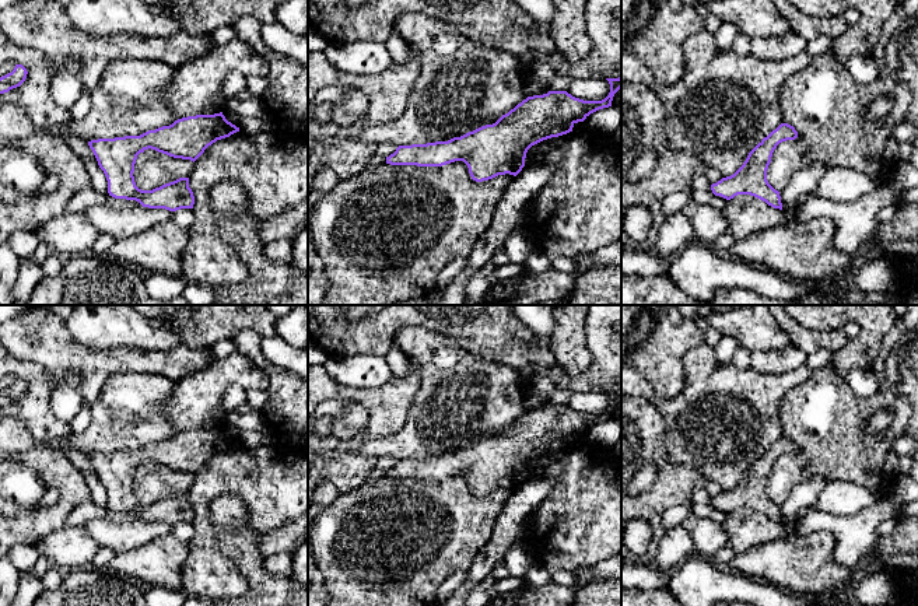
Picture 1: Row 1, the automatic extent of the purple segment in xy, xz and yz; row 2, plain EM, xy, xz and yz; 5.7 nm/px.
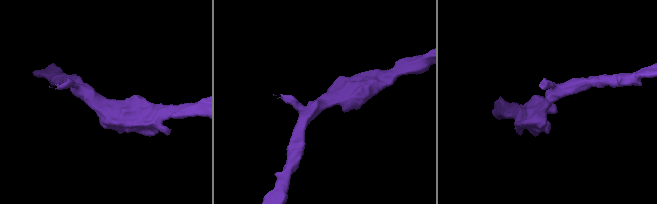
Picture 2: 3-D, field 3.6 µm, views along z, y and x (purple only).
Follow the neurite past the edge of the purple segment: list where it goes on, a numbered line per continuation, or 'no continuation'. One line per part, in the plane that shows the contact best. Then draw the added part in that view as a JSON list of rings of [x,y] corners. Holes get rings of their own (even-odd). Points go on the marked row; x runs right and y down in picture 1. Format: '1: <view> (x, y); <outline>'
no continuation

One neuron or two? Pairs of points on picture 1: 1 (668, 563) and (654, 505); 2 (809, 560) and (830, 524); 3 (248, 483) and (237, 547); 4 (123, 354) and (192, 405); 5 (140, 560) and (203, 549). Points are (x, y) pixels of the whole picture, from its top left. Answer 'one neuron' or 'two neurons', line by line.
1: two neurons
2: two neurons
3: two neurons
4: two neurons
5: two neurons

